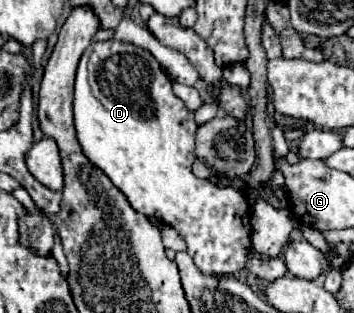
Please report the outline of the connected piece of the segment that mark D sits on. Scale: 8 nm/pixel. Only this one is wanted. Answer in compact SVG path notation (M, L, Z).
M119 40L93 42L83 52L77 66L73 112L77 138L83 146L85 156L111 178L111 182L127 196L129 204L137 212L149 218L159 218L179 232L179 236L187 244L187 254L195 260L201 274L227 276L247 266L253 232L247 212L247 200L239 190L233 190L233 186L219 188L209 180L193 176L191 166L195 160L197 130L193 112L181 98L173 94L169 76L165 76L163 68L157 64L151 52L145 52L143 48L137 48L133 44L121 44Z

